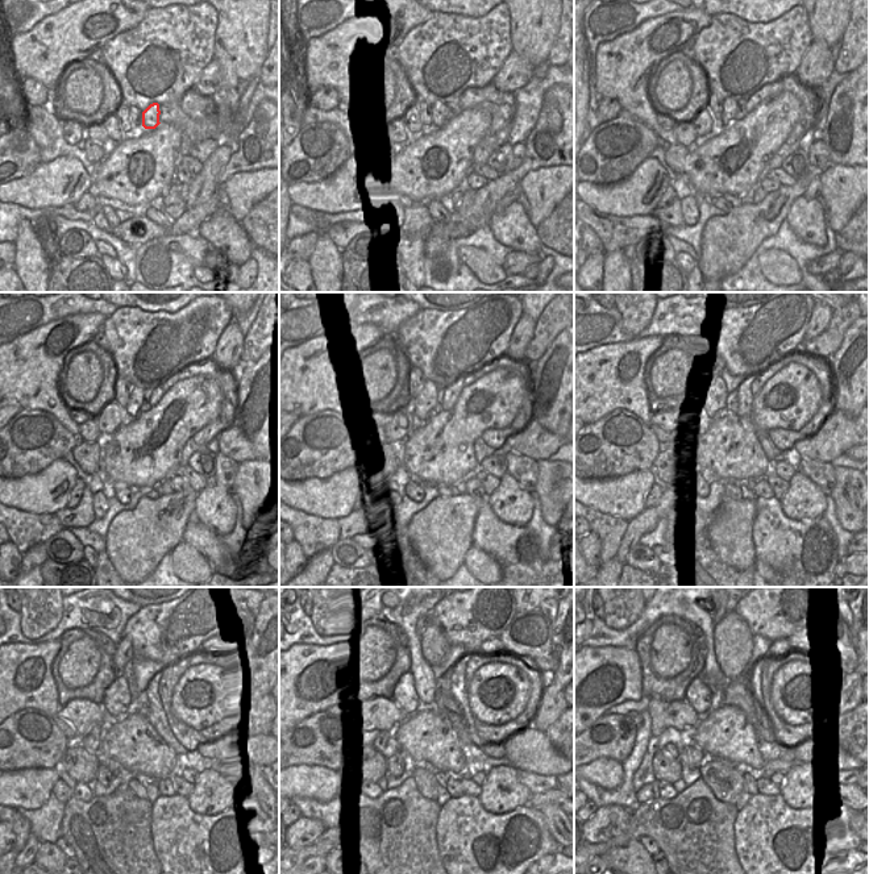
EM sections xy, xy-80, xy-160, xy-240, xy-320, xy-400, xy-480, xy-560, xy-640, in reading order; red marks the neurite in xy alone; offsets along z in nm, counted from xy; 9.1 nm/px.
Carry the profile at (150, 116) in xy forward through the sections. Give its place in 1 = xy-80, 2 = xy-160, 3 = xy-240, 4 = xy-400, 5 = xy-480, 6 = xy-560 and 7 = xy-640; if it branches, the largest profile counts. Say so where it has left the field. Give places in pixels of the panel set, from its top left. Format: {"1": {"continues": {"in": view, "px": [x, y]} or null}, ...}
{"1": {"continues": {"in": "xy-80", "px": [439, 109]}}, "2": {"continues": {"in": "xy-160", "px": [730, 105]}}, "3": {"continues": {"in": "xy-240", "px": [133, 407]}}, "4": {"continues": {"in": "xy-400", "px": [719, 406]}}, "5": {"continues": {"in": "xy-480", "px": [117, 700]}}, "6": {"continues": {"in": "xy-560", "px": [404, 695]}}, "7": {"continues": {"in": "xy-640", "px": [698, 695]}}}

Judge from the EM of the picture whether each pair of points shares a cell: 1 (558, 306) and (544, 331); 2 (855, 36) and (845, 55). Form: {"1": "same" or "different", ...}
{"1": "same", "2": "same"}

